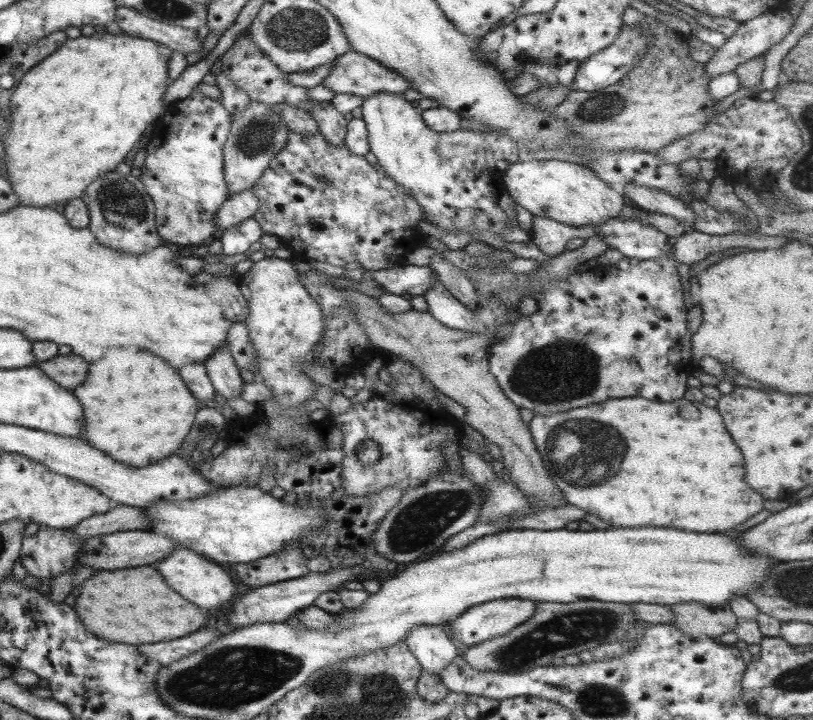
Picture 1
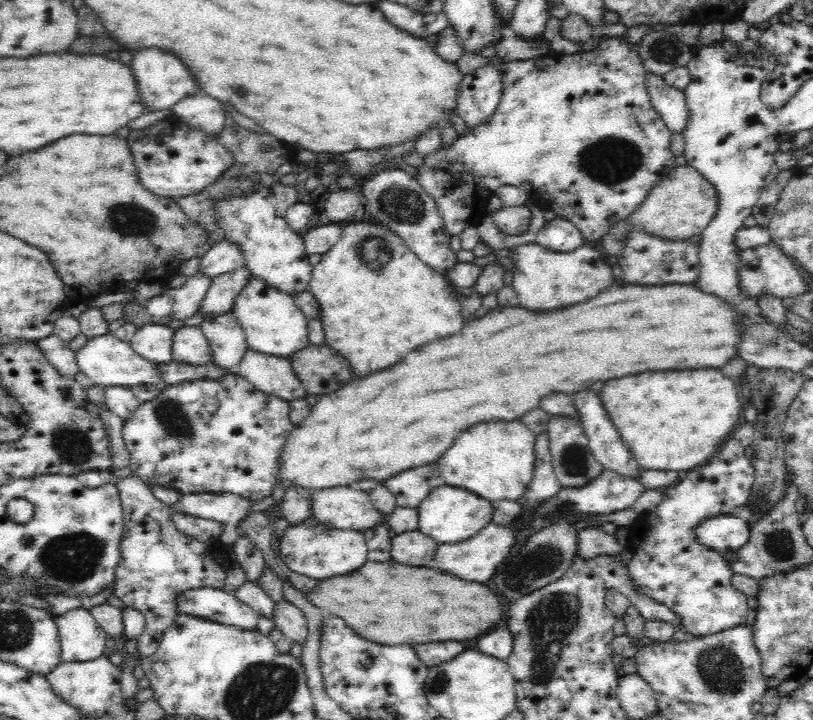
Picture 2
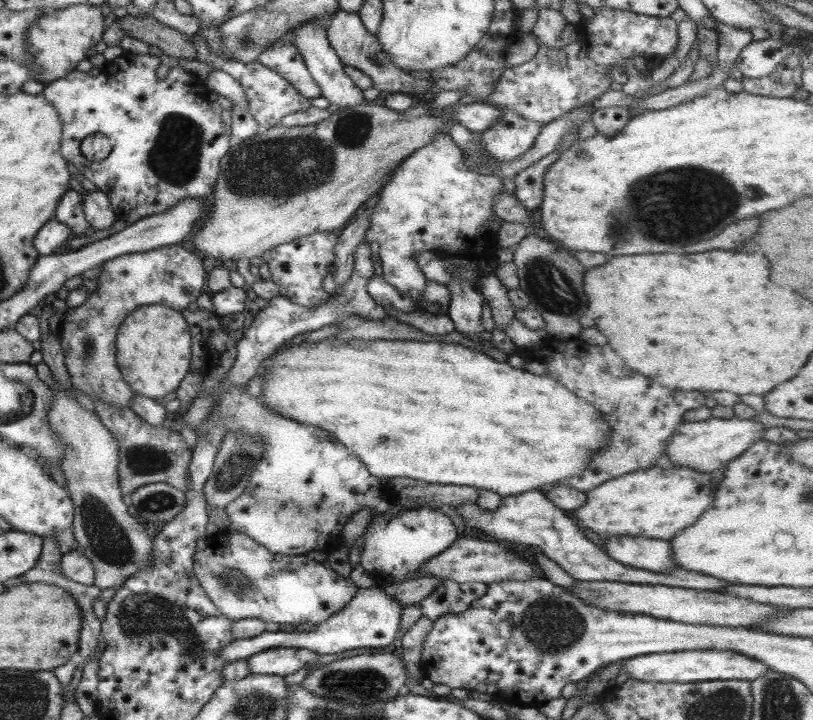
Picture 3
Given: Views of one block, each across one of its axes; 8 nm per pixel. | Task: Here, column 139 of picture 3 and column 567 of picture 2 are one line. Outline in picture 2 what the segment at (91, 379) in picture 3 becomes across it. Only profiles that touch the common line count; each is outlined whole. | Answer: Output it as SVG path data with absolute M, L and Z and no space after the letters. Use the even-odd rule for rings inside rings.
M540 243L518 244L508 248L512 258L511 286L518 294L519 305L531 311L545 311L567 307L598 296L614 280L612 266L605 262L604 254L590 246L579 246L568 252L554 252Z

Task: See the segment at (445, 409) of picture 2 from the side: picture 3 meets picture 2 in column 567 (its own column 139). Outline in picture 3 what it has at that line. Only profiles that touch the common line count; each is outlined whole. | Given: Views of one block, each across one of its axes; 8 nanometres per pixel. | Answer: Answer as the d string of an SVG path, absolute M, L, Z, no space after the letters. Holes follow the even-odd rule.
M160 304L139 306L123 318L117 332L117 368L133 392L154 399L175 391L189 370L189 332L183 316Z

